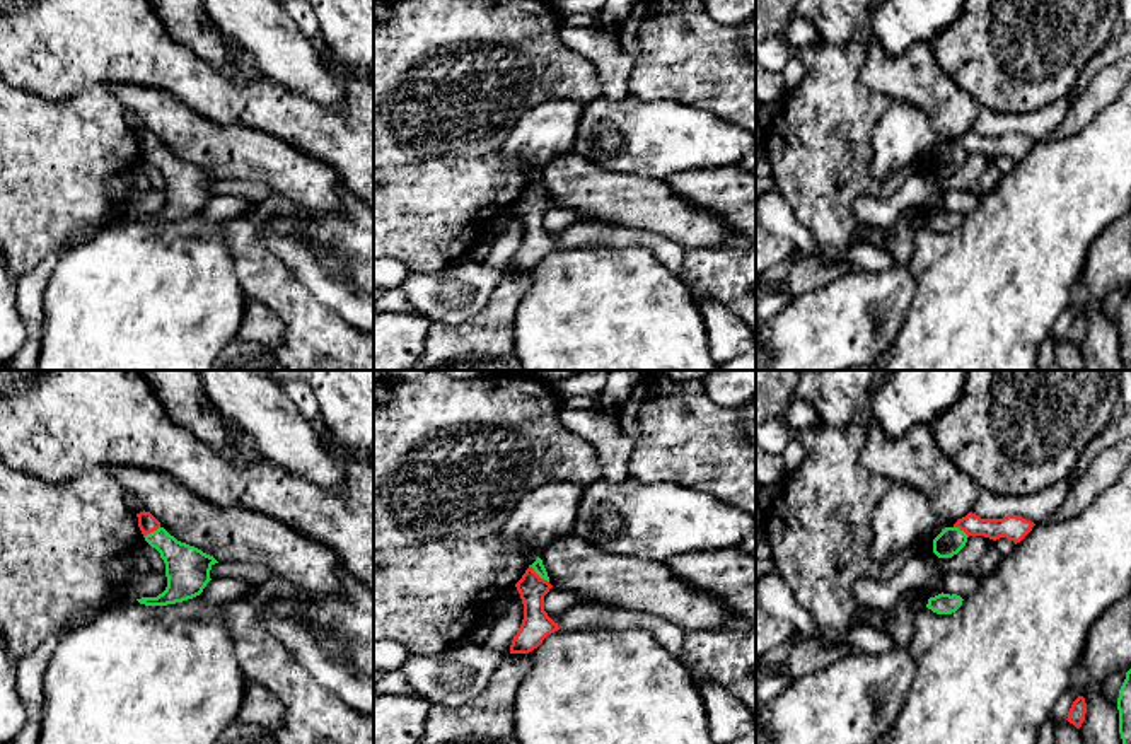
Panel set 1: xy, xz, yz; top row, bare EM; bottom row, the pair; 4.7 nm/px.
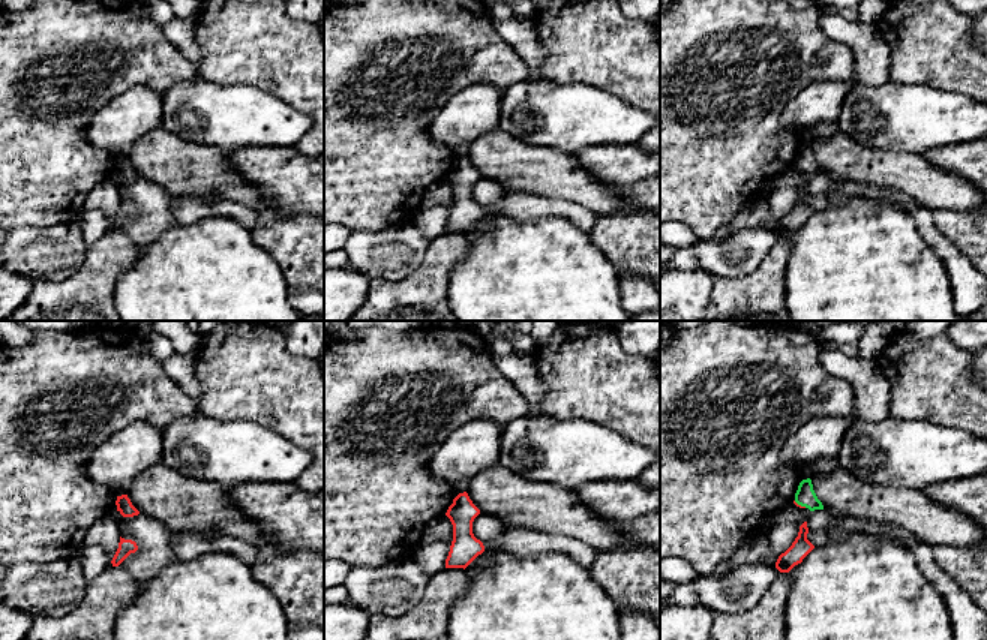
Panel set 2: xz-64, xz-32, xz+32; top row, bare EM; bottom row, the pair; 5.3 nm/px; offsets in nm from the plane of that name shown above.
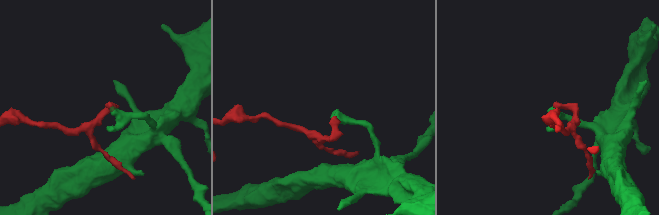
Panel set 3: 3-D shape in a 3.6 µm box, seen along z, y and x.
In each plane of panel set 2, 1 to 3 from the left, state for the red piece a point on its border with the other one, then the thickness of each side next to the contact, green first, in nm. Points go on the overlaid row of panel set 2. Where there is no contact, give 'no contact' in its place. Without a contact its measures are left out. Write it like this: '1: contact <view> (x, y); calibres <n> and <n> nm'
1: no contact
2: no contact
3: contact xz+32 (800, 504); calibres 110 and 20 nm

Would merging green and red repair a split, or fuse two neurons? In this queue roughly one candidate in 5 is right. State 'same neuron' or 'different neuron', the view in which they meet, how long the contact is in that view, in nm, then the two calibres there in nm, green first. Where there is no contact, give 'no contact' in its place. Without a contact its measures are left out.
different neuron; contact in xz; length 130 nm; calibres 50 and 140 nm

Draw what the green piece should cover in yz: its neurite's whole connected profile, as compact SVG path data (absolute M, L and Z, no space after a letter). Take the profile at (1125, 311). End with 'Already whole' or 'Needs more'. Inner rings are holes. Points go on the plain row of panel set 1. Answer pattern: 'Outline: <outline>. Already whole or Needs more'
Outline: M1131 287L1126 290L1126 297L1119 307L1117 328L1122 363L1126 370L1131 370Z. Already whole

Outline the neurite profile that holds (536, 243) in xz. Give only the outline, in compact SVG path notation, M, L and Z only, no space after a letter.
M529 183L515 205L524 222L524 237L512 258L510 271L529 271L537 266L548 253L560 247L558 241L544 229L544 213L553 203L541 196Z

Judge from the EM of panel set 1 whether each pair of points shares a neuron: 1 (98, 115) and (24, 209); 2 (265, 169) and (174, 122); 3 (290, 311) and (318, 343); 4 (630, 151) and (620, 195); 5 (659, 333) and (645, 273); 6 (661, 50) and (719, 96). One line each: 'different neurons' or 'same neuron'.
1: same neuron
2: same neuron
3: same neuron
4: different neurons
5: same neuron
6: same neuron

